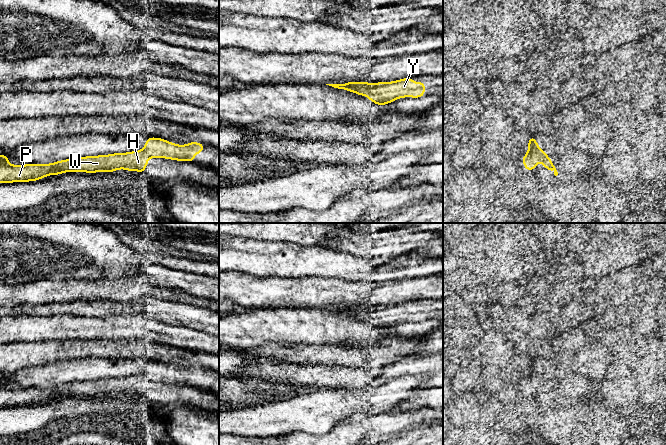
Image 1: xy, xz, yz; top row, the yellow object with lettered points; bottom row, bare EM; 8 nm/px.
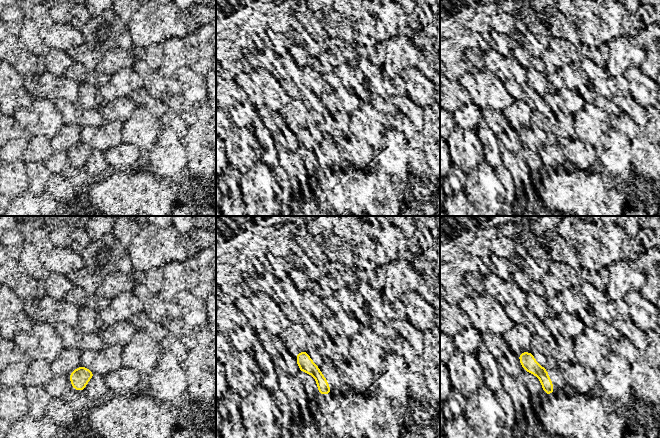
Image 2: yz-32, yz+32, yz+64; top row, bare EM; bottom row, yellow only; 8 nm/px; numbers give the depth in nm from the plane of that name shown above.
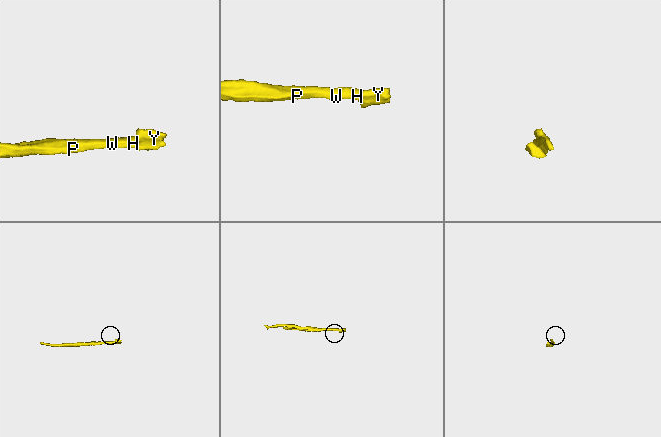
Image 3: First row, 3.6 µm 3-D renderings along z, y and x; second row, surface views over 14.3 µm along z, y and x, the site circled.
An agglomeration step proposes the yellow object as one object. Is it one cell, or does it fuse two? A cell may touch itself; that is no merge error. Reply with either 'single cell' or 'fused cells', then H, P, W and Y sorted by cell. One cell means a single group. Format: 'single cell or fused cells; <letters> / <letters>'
single cell; H P W Y

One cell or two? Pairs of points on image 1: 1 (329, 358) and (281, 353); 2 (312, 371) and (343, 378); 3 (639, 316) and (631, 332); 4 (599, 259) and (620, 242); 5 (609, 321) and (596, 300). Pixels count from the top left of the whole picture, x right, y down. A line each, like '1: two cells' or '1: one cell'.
1: one cell
2: one cell
3: two cells
4: one cell
5: one cell

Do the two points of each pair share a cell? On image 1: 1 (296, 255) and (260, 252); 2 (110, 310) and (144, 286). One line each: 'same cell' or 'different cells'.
1: same cell
2: different cells

